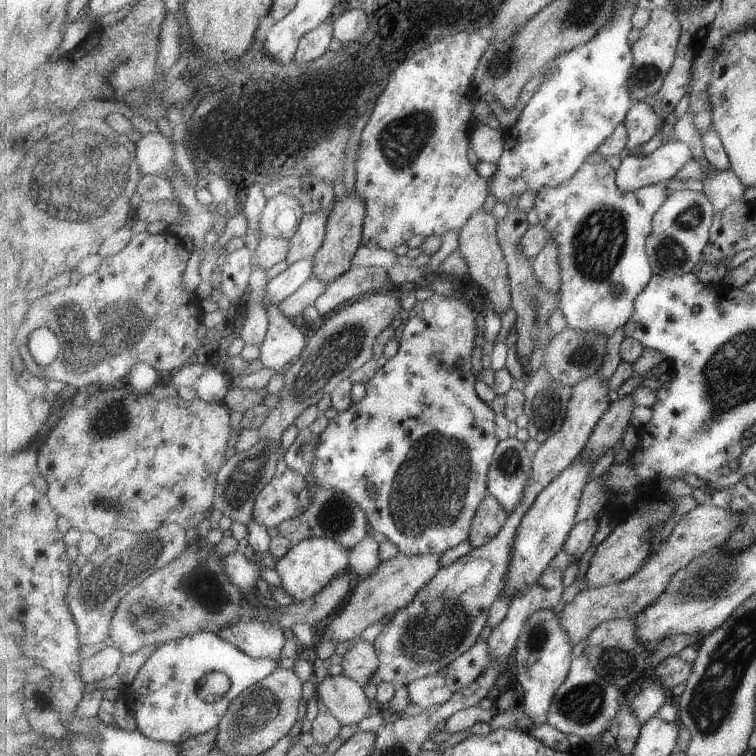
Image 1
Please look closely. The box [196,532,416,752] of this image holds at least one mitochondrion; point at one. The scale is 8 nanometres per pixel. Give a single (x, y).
(260, 708)

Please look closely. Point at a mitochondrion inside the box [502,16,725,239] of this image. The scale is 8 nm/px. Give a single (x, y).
(648, 73)

